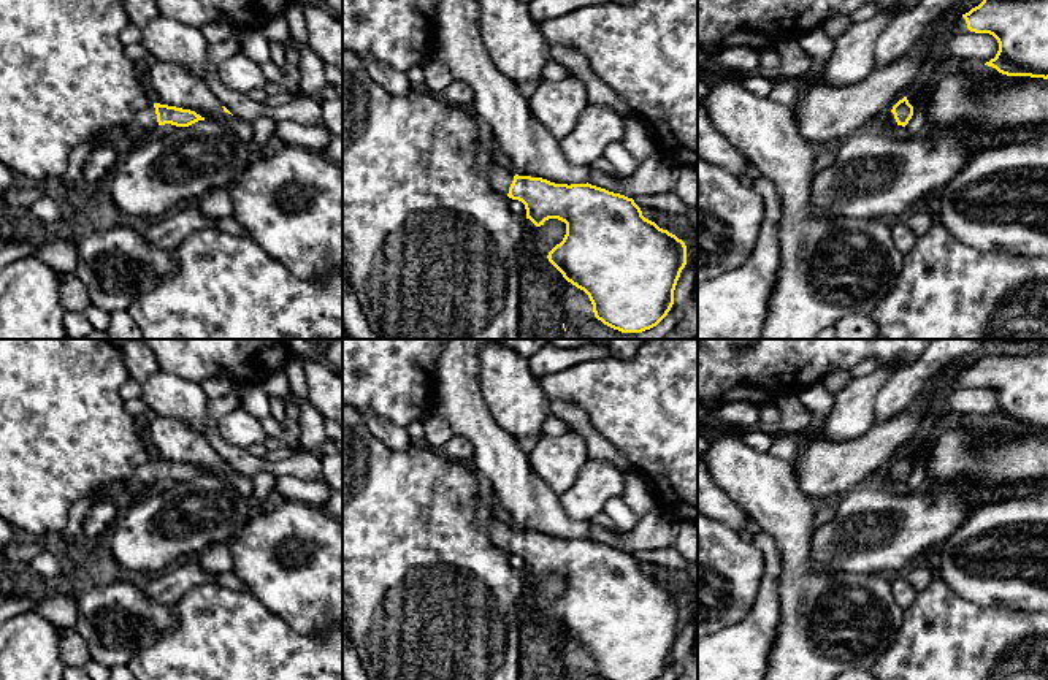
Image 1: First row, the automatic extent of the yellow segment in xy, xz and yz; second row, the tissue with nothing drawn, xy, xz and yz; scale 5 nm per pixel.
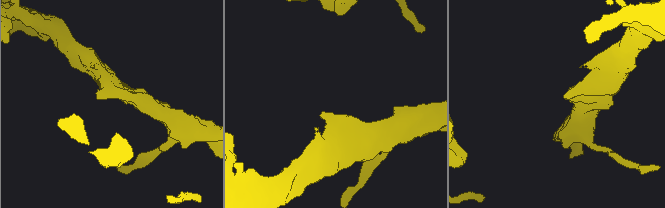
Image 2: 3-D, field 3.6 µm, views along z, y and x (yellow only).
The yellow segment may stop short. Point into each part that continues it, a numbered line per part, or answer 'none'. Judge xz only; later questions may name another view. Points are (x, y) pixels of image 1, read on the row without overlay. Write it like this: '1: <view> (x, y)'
1: xz (498, 528)

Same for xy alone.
1: xy (145, 476)

